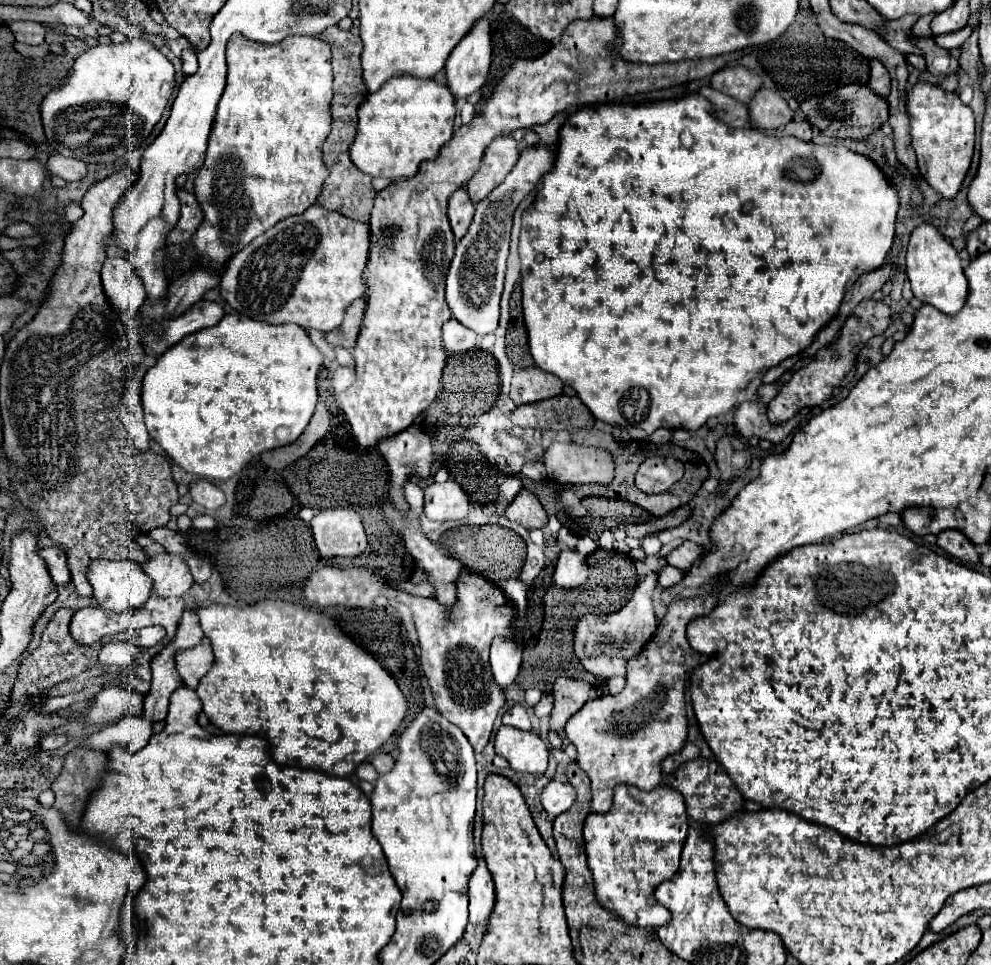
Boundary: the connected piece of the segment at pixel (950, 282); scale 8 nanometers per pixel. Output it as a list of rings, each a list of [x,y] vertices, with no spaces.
[[[921,224],[911,232],[907,246],[907,276],[913,288],[913,294],[925,302],[933,304],[945,314],[957,314],[965,304],[967,296],[967,278],[961,268],[961,258],[951,242],[931,224]]]

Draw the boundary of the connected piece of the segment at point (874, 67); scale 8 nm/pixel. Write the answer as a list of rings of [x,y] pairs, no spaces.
[[[871,60],[871,78],[869,86],[879,94],[879,96],[889,96],[891,92],[891,78],[887,68],[879,60]]]

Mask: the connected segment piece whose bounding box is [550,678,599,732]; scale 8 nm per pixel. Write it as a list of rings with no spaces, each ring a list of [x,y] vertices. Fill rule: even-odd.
[[[557,678],[553,688],[554,705],[550,715],[550,730],[562,730],[573,712],[579,712],[579,708],[587,700],[593,700],[597,696],[597,690],[583,680]]]

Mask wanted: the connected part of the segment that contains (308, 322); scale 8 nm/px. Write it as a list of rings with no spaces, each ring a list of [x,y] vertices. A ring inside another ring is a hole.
[[[315,204],[299,216],[289,216],[277,222],[273,228],[231,256],[221,274],[221,296],[233,310],[253,320],[267,324],[293,322],[305,330],[315,328],[319,332],[329,332],[343,322],[347,306],[365,294],[367,286],[363,282],[363,274],[367,270],[369,238],[369,224],[351,220],[339,212],[331,212]]]

